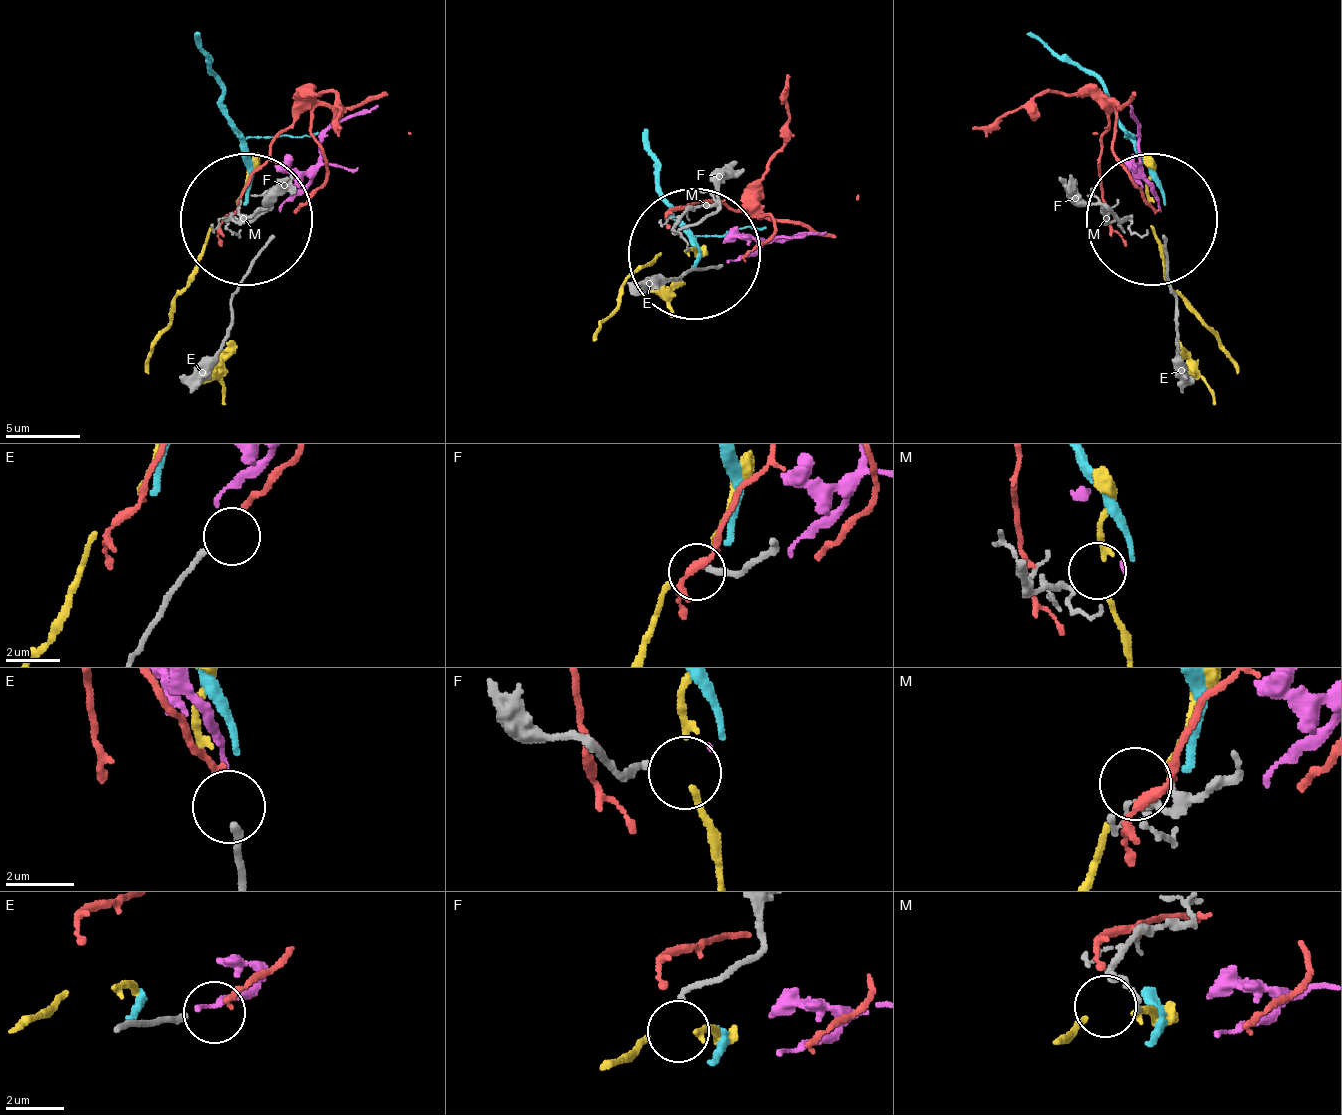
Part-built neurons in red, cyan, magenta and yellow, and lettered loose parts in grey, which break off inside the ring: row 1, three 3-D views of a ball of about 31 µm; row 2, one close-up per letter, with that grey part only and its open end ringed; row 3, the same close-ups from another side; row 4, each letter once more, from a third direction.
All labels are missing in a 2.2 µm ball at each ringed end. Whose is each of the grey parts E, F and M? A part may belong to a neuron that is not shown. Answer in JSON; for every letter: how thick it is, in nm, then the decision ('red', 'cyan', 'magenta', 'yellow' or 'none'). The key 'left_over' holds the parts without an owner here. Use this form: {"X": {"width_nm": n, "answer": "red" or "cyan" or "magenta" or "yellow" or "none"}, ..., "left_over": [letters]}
{"E": {"width_nm": 240, "answer": "red"}, "F": {"width_nm": 200, "answer": "yellow"}, "M": {"width_nm": 190, "answer": "none"}, "left_over": ["M"]}

